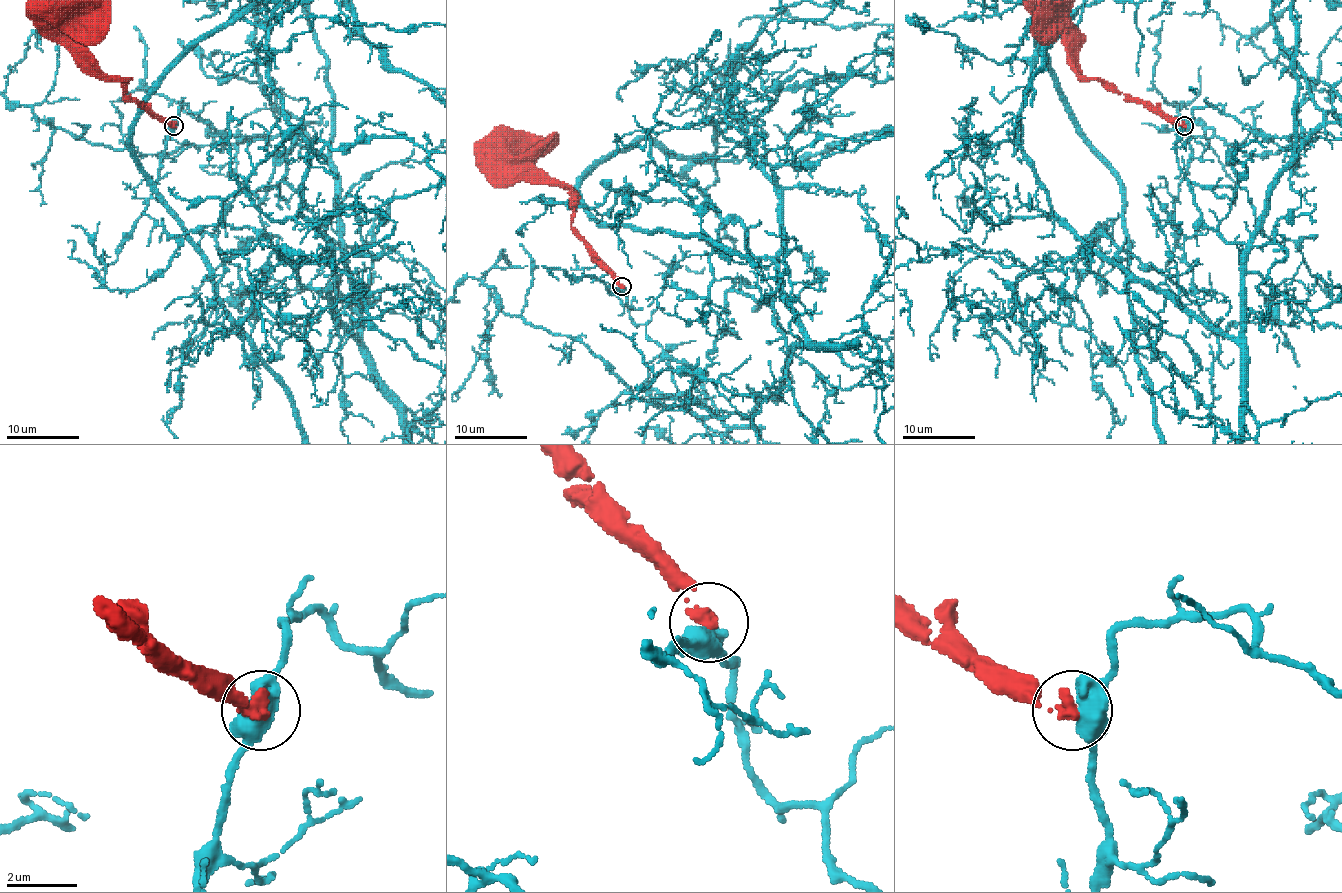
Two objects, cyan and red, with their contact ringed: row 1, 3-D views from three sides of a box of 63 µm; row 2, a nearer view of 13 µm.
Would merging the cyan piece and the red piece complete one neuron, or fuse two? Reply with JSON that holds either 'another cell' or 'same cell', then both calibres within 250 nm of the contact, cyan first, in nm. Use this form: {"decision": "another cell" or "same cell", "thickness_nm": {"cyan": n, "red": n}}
{"decision": "another cell", "thickness_nm": {"cyan": 500, "red": 400}}

